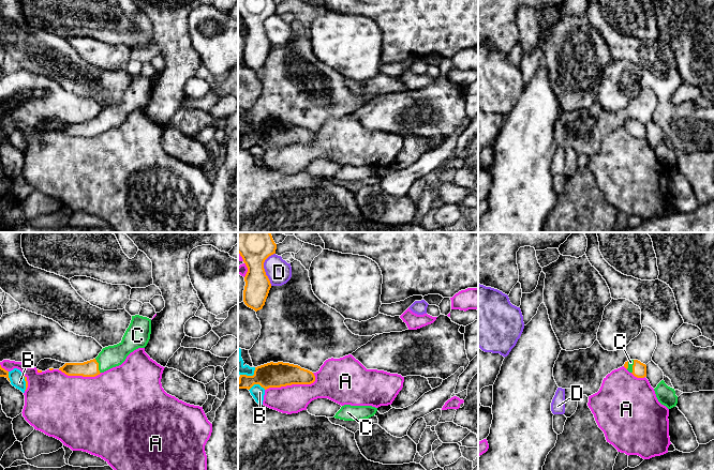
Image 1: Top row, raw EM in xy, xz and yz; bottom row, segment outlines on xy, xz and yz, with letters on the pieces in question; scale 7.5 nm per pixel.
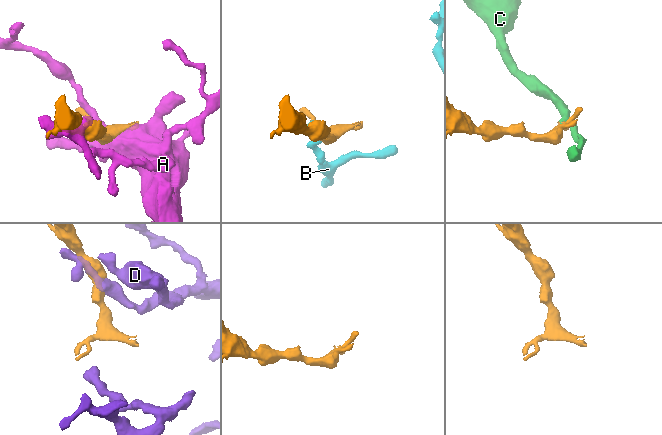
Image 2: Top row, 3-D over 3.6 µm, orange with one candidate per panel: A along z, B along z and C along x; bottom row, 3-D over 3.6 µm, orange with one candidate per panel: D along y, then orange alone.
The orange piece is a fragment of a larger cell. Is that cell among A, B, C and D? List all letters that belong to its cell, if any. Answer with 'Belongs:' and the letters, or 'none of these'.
Belongs: C

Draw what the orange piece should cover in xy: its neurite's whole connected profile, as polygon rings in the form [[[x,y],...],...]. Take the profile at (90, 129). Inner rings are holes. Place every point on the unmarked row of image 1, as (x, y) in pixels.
[[[132,76],[122,101],[102,109],[99,116],[84,123],[65,123],[59,128],[68,136],[95,137],[113,127],[121,125],[127,117],[138,108],[145,108],[150,100],[151,79]]]

